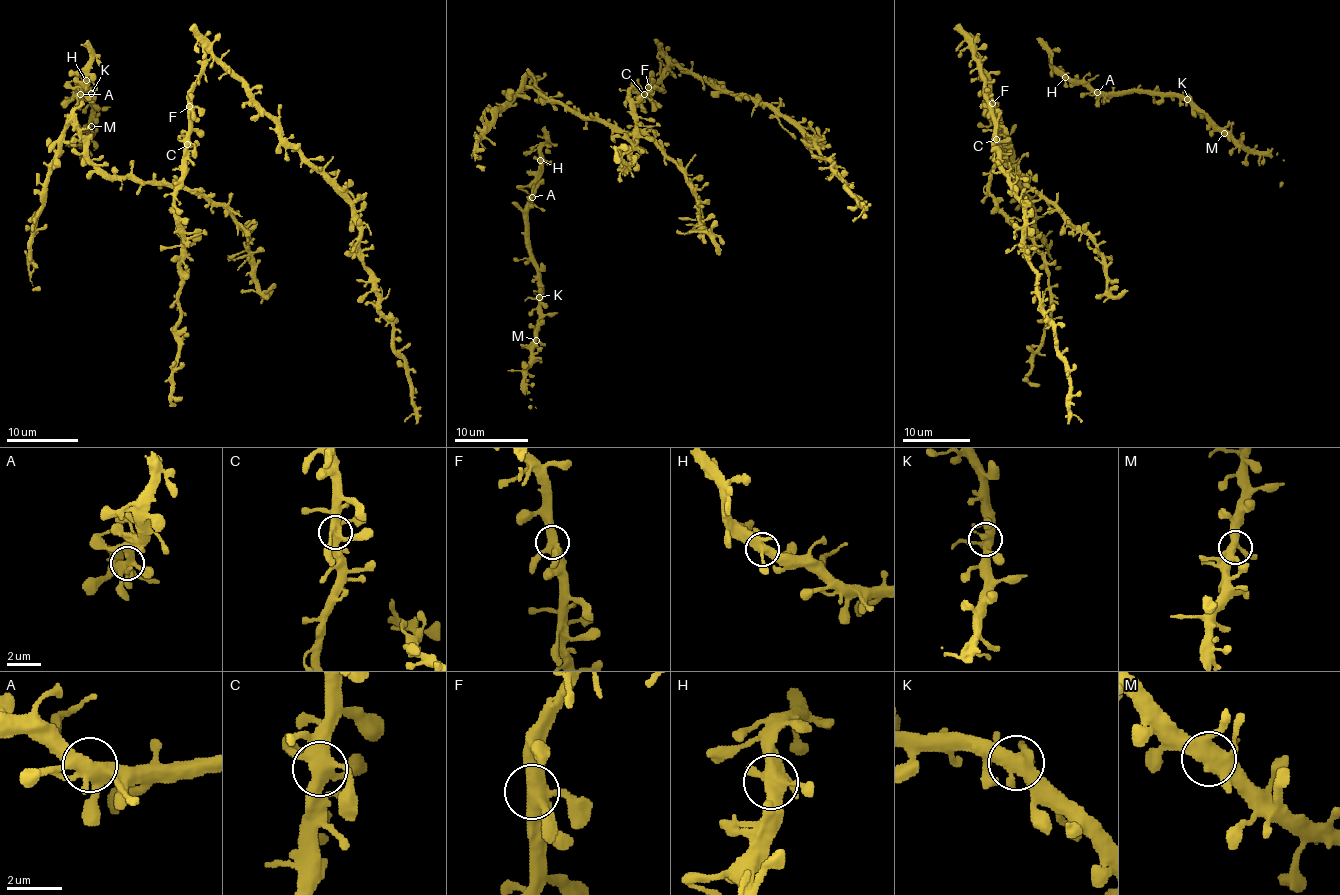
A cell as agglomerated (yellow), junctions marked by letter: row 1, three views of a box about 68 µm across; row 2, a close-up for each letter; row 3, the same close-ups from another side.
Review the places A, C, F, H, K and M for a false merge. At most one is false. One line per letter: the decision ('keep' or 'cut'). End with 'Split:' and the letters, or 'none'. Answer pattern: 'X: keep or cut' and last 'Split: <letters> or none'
A: keep
C: keep
F: keep
H: keep
K: keep
M: keep
Split: none

